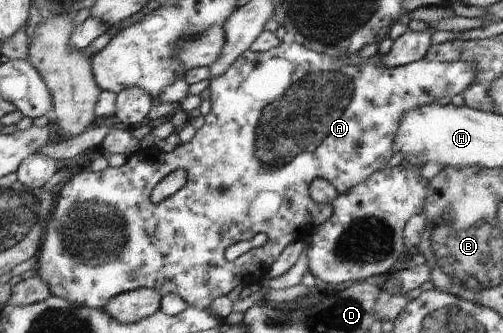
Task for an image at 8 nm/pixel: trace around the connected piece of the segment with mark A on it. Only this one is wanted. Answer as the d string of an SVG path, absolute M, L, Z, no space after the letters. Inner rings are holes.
M288 39L284 40L283 43L281 43L278 47L275 47L274 49L271 49L270 51L267 52L253 52L252 50L246 50L244 53L241 53L237 59L234 60L234 63L223 73L220 74L218 77L211 78L209 83L209 87L206 91L206 96L211 99L212 103L212 109L211 112L206 116L206 123L195 133L195 137L189 141L189 143L181 143L179 147L175 147L171 153L160 153L156 150L155 147L143 149L141 148L138 153L135 153L134 155L131 155L129 158L127 158L127 163L123 165L122 167L119 168L111 168L108 167L105 169L103 172L96 172L94 173L93 171L89 169L84 169L81 171L81 173L77 173L73 178L69 179L69 181L63 185L63 187L59 188L56 192L56 199L55 199L55 205L54 209L52 210L52 217L50 218L50 221L46 224L45 227L45 237L43 237L43 243L42 247L40 248L40 253L37 256L37 264L35 268L38 271L38 275L41 277L41 280L43 282L47 283L47 286L49 287L49 290L51 291L52 296L56 296L59 298L64 298L65 300L68 300L71 303L77 303L78 305L83 305L92 309L100 309L103 308L113 299L118 297L120 294L126 293L126 292L131 292L134 290L138 290L139 288L157 288L159 293L163 296L166 296L169 293L174 293L175 295L179 296L185 303L187 303L187 306L192 306L193 308L203 310L203 309L209 309L211 306L211 303L217 299L217 297L222 297L227 295L227 293L231 293L235 287L243 287L243 290L245 292L251 292L254 289L259 289L261 287L261 281L263 281L266 276L268 275L269 269L271 268L271 265L277 260L277 257L281 255L281 253L292 243L295 241L305 241L309 235L313 235L313 233L317 230L317 227L320 227L324 222L327 222L330 218L331 215L333 214L333 207L327 204L317 204L315 203L309 194L309 185L311 181L313 181L315 178L324 178L329 181L337 190L338 194L347 194L350 190L352 190L355 186L358 186L362 182L366 182L368 178L372 174L375 174L377 171L386 169L389 165L389 162L391 161L391 158L393 157L395 151L394 151L394 143L396 141L396 134L399 128L399 125L402 123L402 120L404 119L404 116L408 113L408 110L415 110L416 108L422 107L422 106L427 106L428 104L434 103L434 102L445 102L449 101L451 98L453 98L455 95L458 94L463 94L465 91L467 91L468 88L471 88L478 77L481 77L481 64L475 64L474 62L465 62L465 61L455 61L455 62L433 62L430 60L425 60L422 58L421 60L415 61L414 63L405 65L405 66L400 66L400 67L386 67L383 66L383 63L369 63L369 61L362 61L361 65L347 65L347 63L341 63L339 61L339 58L335 58L333 56L329 56L326 54L319 54L318 52L312 51L310 48L304 47L302 44L297 44L296 42L292 42ZM177 169L184 169L187 172L187 184L183 187L180 188L174 195L171 195L168 199L165 199L164 201L161 201L160 203L152 203L151 202L151 193L152 190L163 180L165 177L168 177L170 173L176 171ZM258 234L264 234L267 235L267 243L263 245L263 247L259 247L257 249L251 249L248 253L245 253L244 255L241 255L238 259L235 259L233 262L227 261L225 259L225 251L226 249L234 244L237 244L238 242L241 241L250 241L252 240L256 235Z

